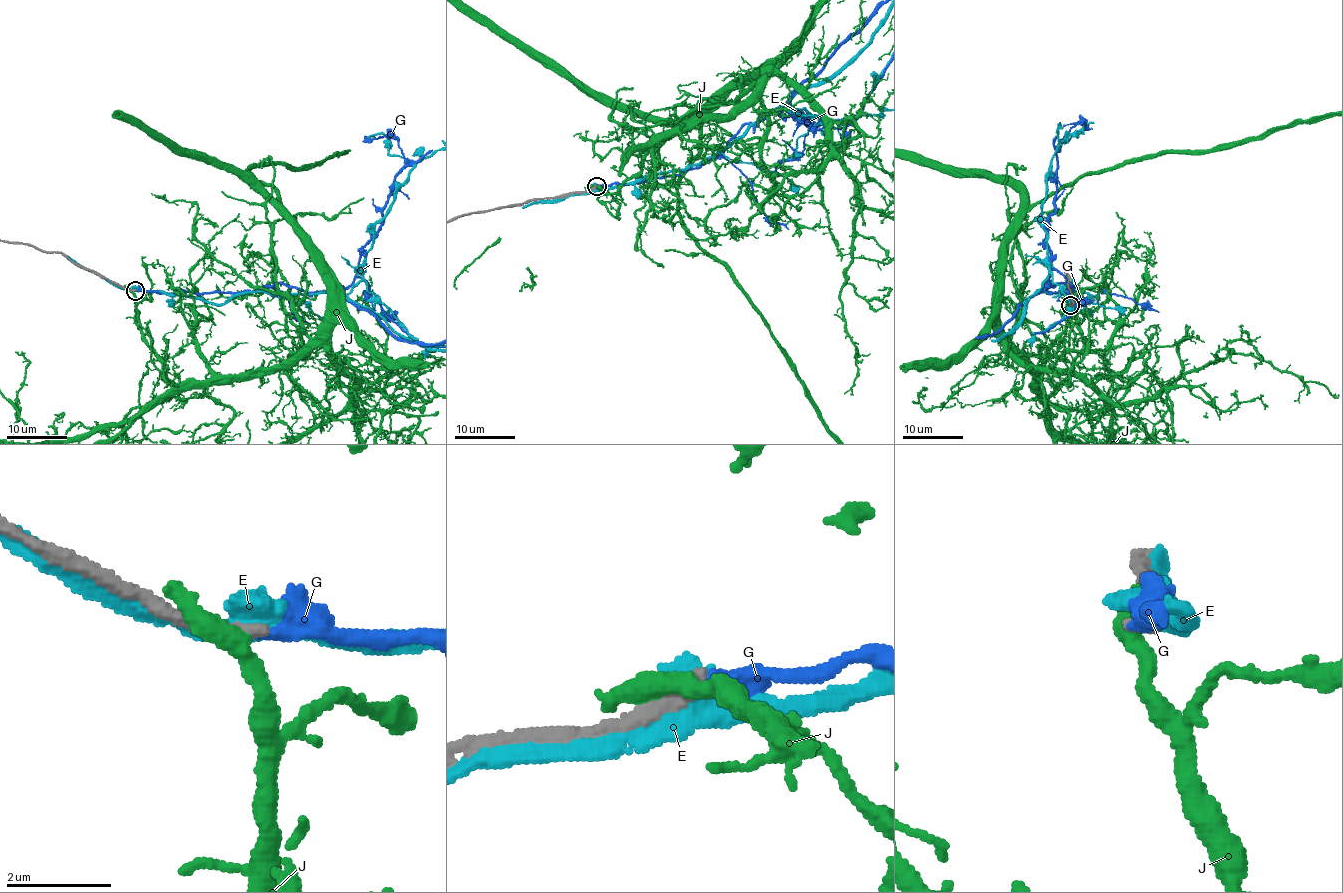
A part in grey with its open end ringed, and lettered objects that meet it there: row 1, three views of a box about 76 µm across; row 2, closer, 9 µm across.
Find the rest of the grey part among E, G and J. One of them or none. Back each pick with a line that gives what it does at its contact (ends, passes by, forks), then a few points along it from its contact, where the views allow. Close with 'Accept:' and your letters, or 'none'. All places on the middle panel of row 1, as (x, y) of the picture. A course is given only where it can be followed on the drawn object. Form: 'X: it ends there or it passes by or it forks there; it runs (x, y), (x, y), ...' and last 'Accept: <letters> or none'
G: it ends there
Accept: G

